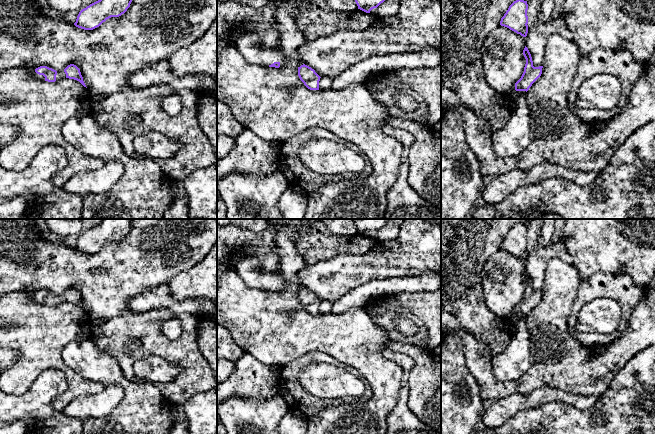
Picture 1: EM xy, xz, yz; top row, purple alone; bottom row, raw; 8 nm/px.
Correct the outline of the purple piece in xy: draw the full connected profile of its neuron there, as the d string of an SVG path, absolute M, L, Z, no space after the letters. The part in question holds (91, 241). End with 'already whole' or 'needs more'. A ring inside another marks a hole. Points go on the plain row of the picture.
M103 219L103 221L82 233L76 243L74 249L84 254L93 254L99 251L103 246L111 241L119 241L124 238L130 231L133 219Z; already whole

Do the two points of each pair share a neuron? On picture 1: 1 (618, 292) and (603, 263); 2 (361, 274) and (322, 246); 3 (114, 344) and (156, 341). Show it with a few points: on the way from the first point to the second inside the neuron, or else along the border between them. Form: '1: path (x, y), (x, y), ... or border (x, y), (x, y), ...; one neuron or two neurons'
1: border (631, 276), (626, 273), (595, 272), (585, 279); two neurons
2: border (358, 255), (335, 254), (312, 264); two neurons
3: path (124, 334), (146, 334); one neuron

